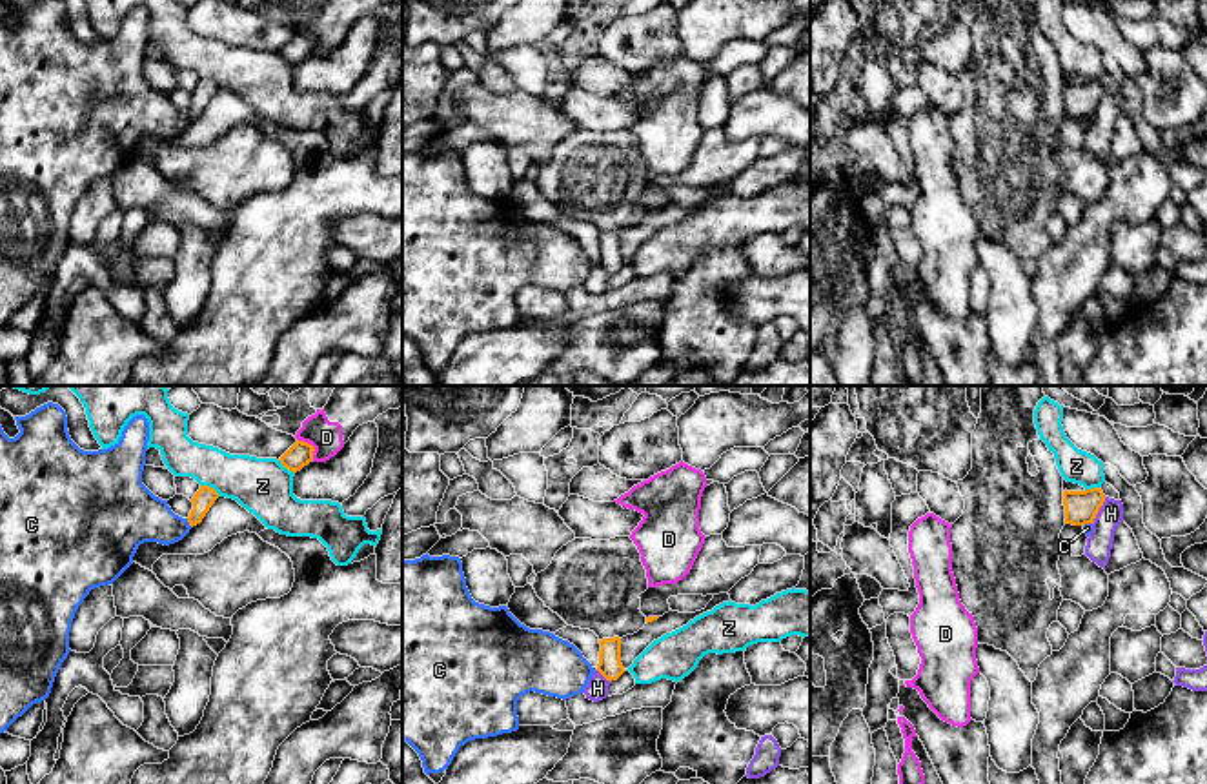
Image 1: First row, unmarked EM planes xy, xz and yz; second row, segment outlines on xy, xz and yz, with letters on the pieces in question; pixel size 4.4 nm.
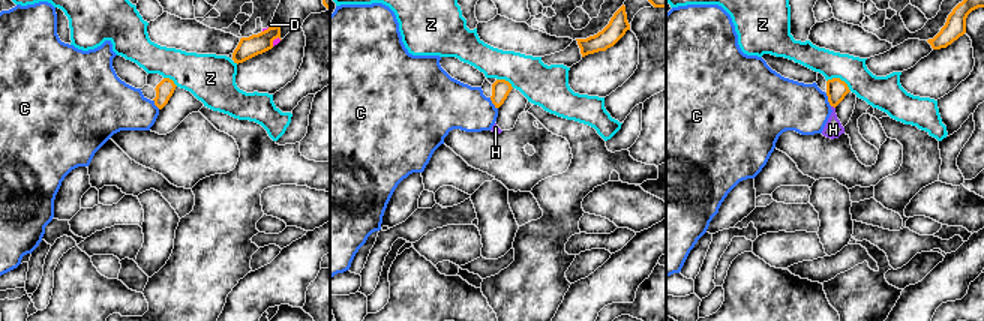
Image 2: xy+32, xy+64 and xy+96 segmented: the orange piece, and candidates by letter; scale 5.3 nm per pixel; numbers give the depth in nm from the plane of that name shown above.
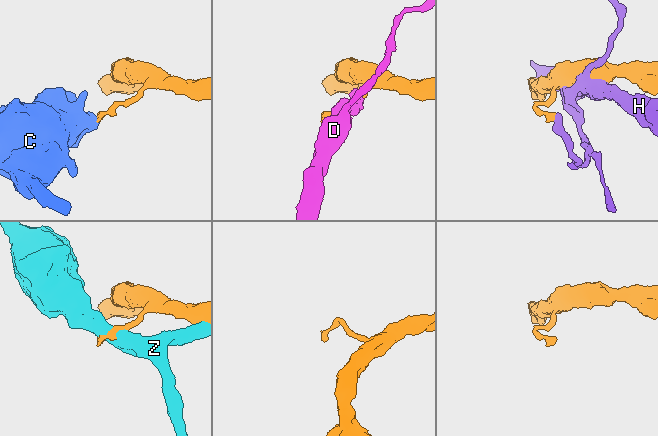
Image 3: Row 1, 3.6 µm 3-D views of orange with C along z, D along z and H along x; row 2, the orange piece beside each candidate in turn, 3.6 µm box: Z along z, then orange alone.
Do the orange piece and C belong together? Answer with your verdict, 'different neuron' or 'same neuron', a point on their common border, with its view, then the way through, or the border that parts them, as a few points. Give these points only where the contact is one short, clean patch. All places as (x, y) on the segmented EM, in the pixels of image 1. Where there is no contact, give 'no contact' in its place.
different neuron | xy (188, 521) | along xy (186, 519), (192, 526)

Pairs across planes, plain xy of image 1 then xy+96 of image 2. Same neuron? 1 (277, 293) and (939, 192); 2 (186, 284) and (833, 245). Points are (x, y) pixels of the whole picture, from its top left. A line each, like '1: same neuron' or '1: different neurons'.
1: different neurons
2: same neuron

